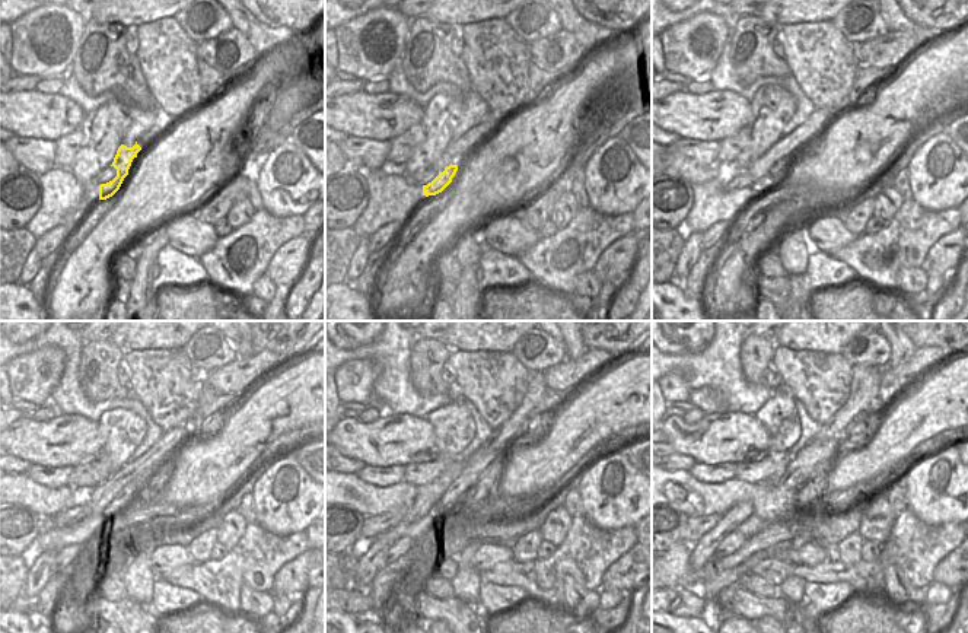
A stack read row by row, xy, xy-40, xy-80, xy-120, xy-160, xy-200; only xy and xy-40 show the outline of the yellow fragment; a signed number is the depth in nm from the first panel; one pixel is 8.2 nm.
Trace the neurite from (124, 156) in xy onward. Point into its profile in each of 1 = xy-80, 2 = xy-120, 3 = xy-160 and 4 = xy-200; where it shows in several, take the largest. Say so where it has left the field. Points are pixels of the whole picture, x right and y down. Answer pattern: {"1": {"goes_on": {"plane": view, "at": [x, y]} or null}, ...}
{"1": {"goes_on": {"plane": "xy-80", "at": [776, 171]}}, "2": {"goes_on": {"plane": "xy-120", "at": [127, 495]}}, "3": {"goes_on": {"plane": "xy-160", "at": [480, 460]}}, "4": {"goes_on": {"plane": "xy-200", "at": [817, 455]}}}

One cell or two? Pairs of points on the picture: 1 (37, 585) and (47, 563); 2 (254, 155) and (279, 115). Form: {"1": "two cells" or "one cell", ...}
{"1": "one cell", "2": "one cell"}

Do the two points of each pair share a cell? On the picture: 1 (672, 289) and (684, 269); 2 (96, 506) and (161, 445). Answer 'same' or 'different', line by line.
1: different
2: same

